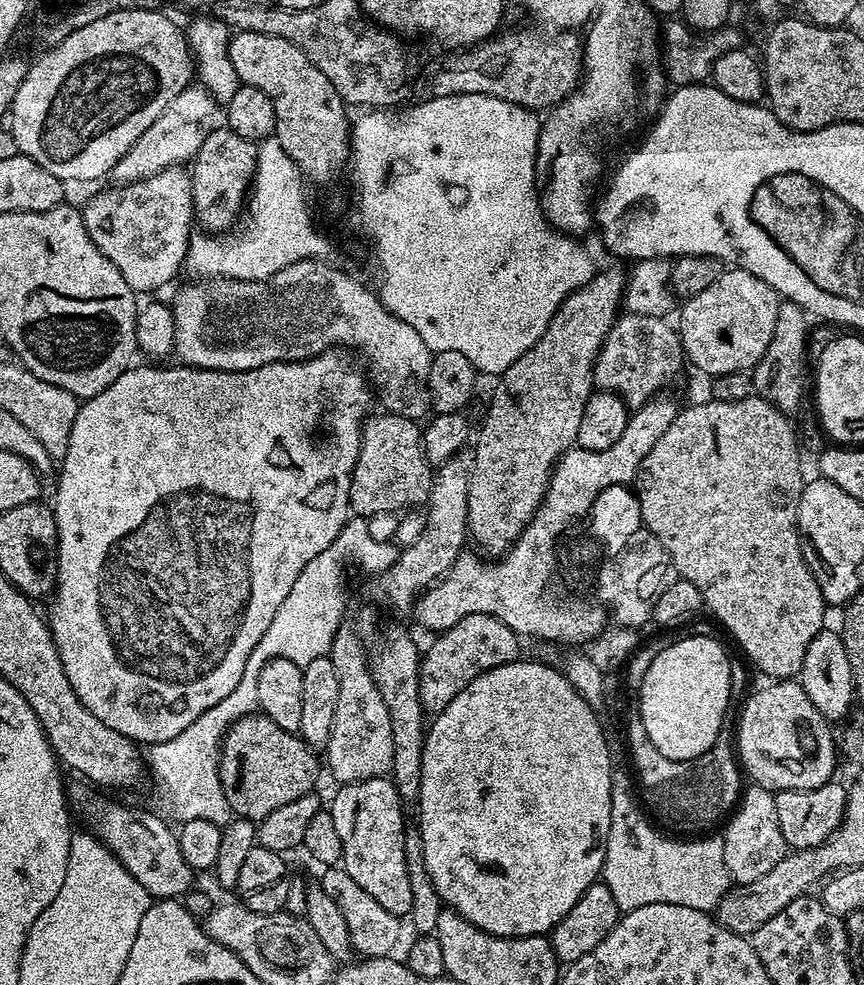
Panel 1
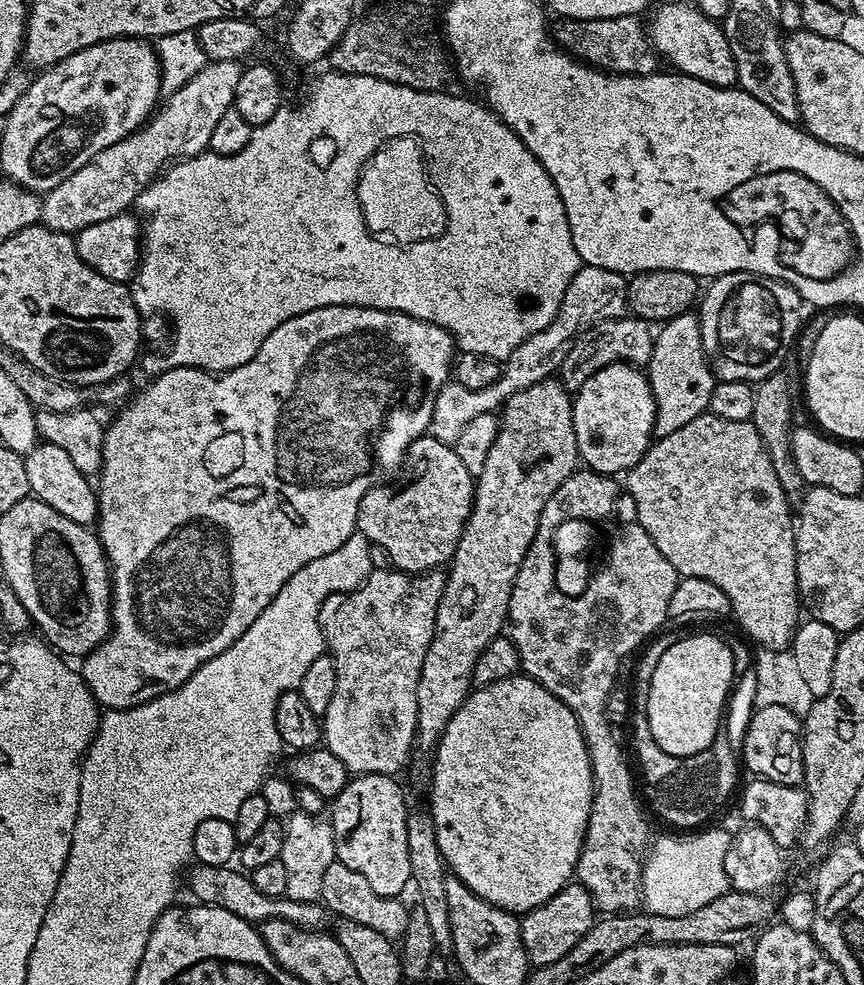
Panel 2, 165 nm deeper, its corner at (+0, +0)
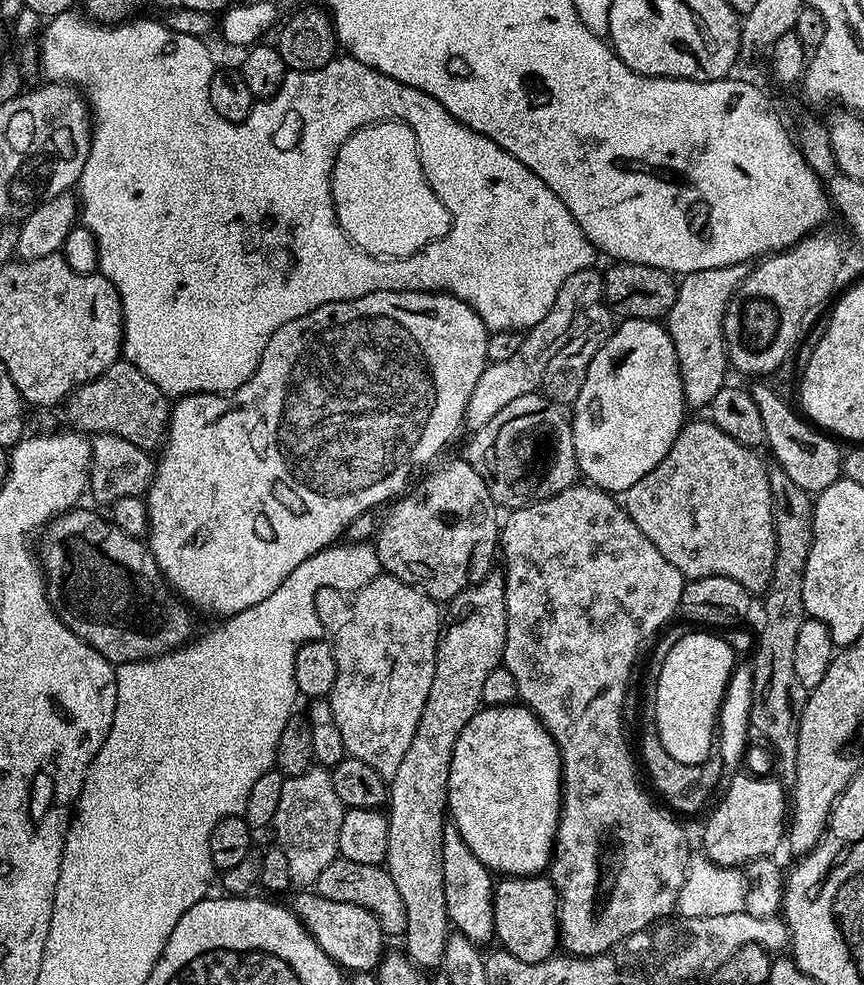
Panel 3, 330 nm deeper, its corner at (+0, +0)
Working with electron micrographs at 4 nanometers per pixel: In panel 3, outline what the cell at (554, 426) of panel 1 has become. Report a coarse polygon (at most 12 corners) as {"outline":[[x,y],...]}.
{"outline":[[504,577],[450,602],[384,864],[421,969],[450,935],[442,834],[454,742],[506,646]]}

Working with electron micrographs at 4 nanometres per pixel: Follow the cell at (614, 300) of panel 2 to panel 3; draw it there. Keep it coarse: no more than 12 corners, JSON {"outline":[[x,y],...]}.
{"outline":[[595,267],[562,282],[550,314],[506,361],[482,370],[464,424],[486,426],[514,398],[540,388],[550,358],[582,309],[601,303]]}

